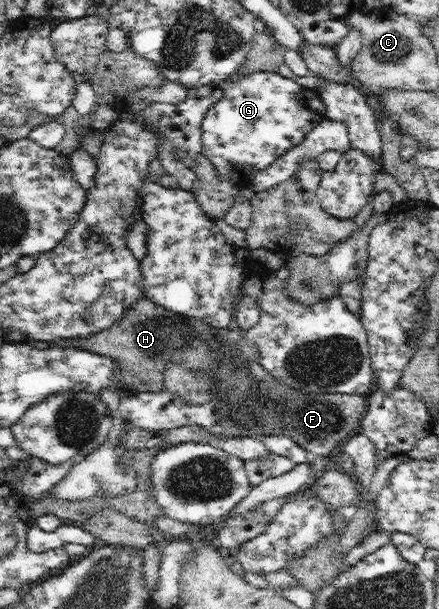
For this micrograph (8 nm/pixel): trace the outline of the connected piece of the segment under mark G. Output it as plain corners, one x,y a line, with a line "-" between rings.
257,71
235,79
232,87
223,91
223,96
205,113
201,125
201,153
209,159
224,181
229,181
242,190
254,173
266,169
280,155
296,147
314,129
314,125
318,125
327,115
326,104
315,92
304,89
296,81
273,71

